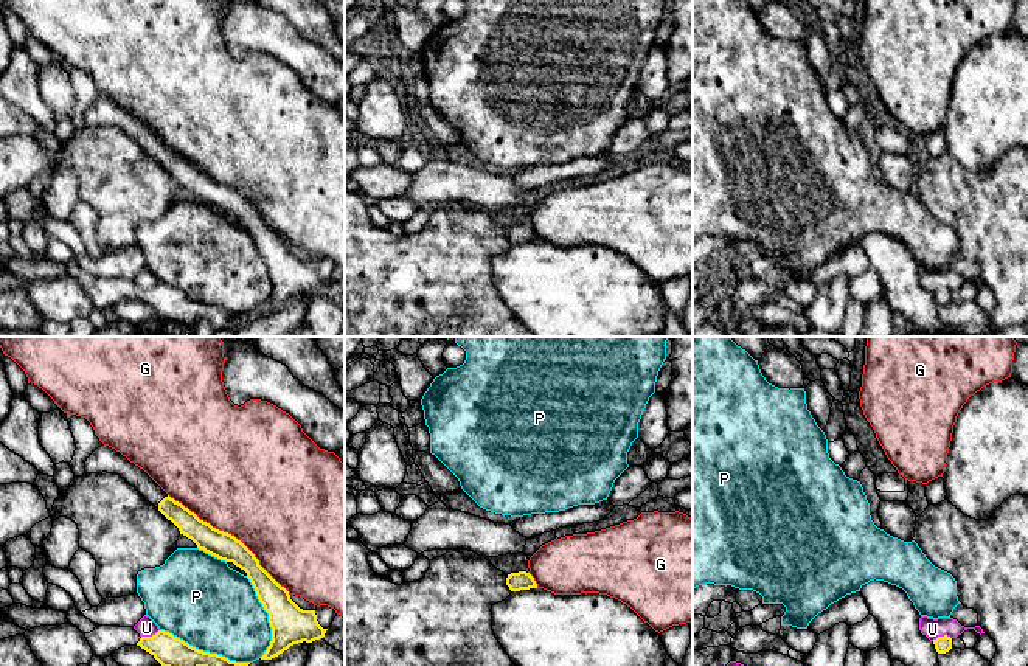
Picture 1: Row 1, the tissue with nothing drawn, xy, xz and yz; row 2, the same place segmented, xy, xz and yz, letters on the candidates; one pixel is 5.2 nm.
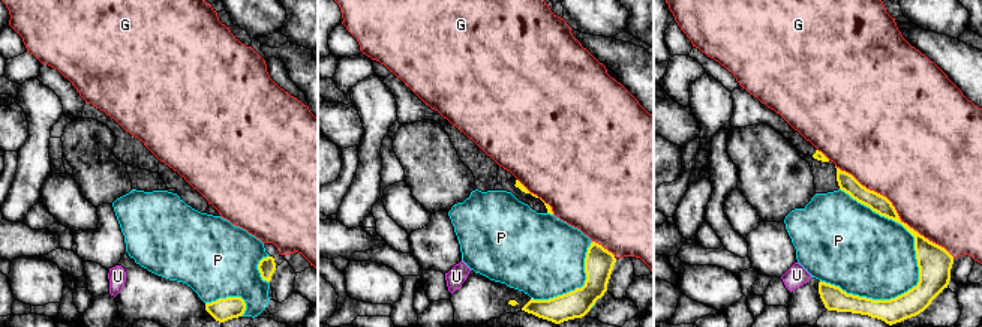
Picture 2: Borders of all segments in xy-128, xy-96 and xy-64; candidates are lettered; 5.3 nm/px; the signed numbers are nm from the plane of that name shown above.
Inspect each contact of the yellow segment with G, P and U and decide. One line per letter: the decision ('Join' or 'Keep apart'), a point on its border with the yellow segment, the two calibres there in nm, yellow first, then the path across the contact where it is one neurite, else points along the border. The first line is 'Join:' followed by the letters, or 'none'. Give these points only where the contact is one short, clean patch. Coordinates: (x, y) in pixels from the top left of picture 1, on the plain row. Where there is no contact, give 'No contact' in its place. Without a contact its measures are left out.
Join: none
G: Keep apart. Touches yellow at xy (230, 187). Thickness 140 nm (yellow) against 500 nm
P: Keep apart. Touches yellow at xy (205, 305). Thickness 160 nm (yellow) against 460 nm
U: Keep apart. Touches yellow at yz (941, 289). Thickness 90 nm (yellow) against 100 nm. Boundary: yz (951, 289), (940, 287), (932, 292)

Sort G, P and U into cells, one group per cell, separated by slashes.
G / P / U

